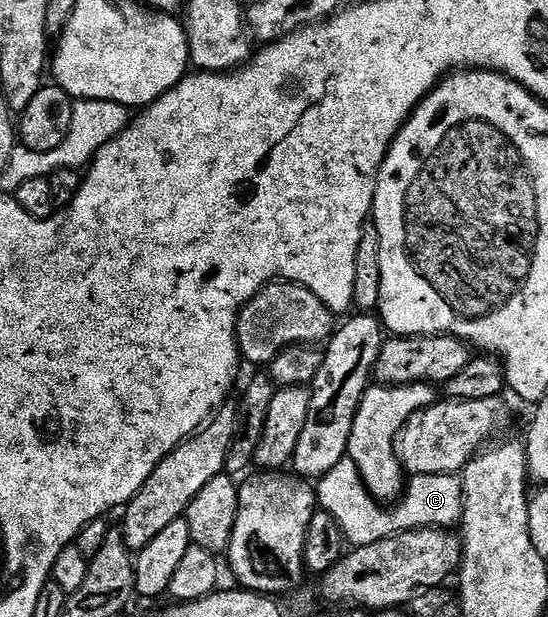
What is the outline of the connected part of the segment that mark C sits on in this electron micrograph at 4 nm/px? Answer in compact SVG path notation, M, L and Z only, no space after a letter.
M347 458L336 462L336 466L332 466L332 470L317 481L316 500L321 511L332 514L332 518L340 522L340 530L344 530L347 541L363 548L397 532L412 532L416 528L453 529L462 518L462 481L454 474L410 476L397 503L387 506L366 488L358 463Z

